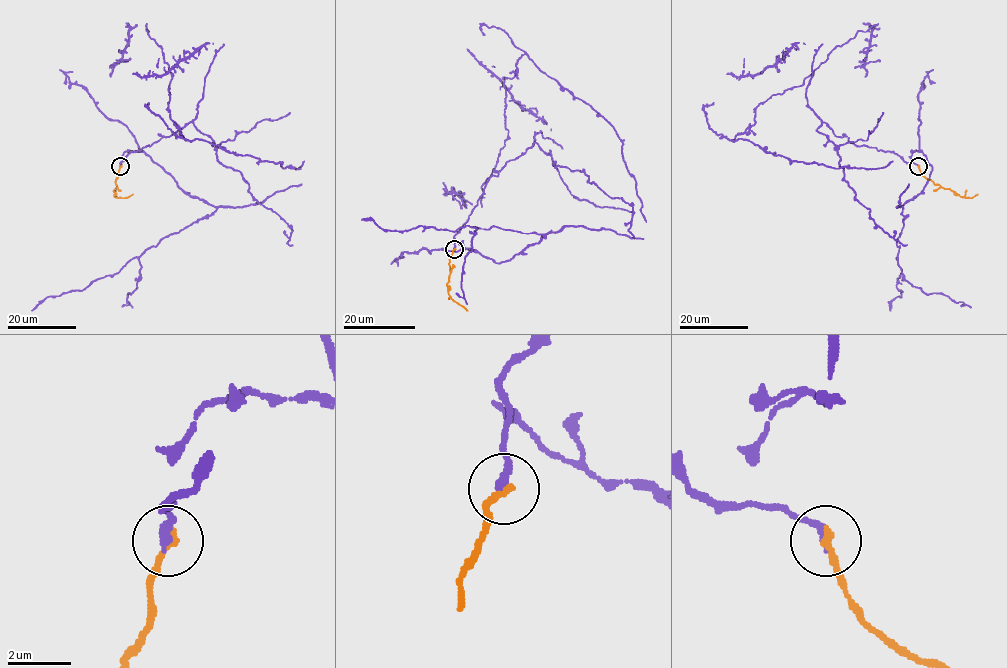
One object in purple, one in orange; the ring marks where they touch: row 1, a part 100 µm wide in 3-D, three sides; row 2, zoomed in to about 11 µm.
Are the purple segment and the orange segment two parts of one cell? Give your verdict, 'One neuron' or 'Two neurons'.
One neuron

